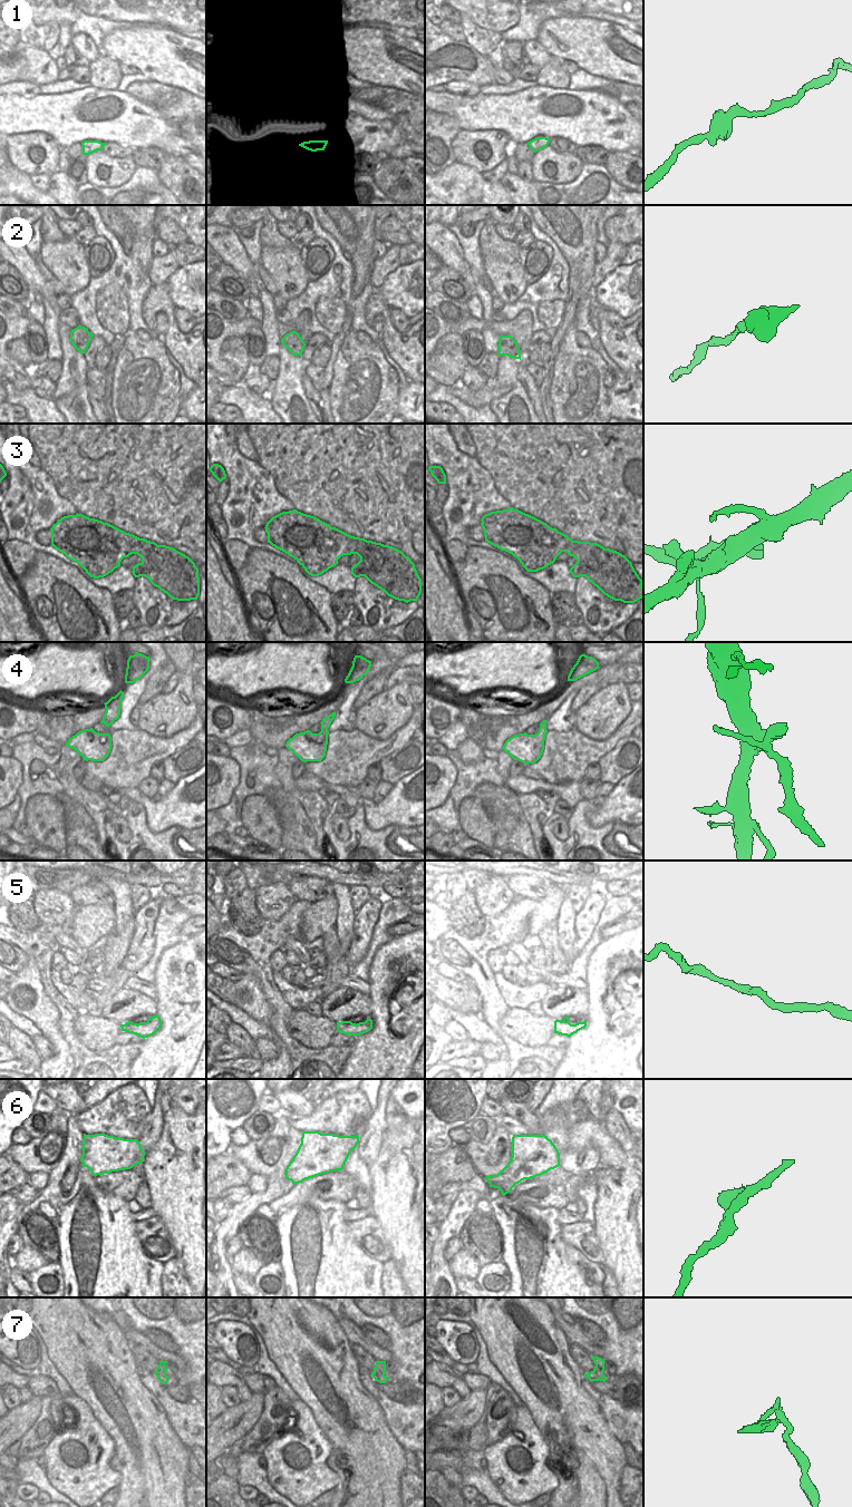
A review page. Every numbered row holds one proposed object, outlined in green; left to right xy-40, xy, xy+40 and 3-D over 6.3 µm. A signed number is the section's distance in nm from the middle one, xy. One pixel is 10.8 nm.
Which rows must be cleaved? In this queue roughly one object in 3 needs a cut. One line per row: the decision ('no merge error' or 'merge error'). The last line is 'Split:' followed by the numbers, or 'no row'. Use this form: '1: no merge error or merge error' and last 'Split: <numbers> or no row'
1: no merge error
2: no merge error
3: merge error
4: merge error
5: no merge error
6: no merge error
7: merge error
Split: 3, 4, 7

